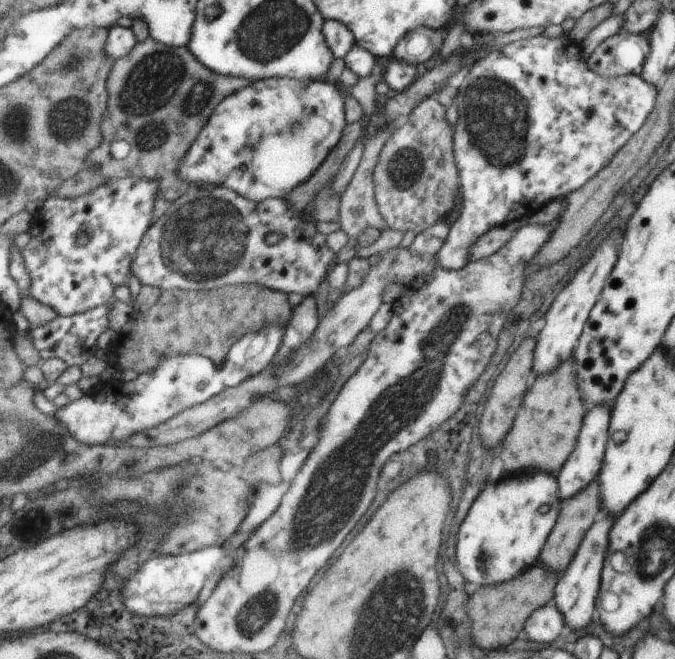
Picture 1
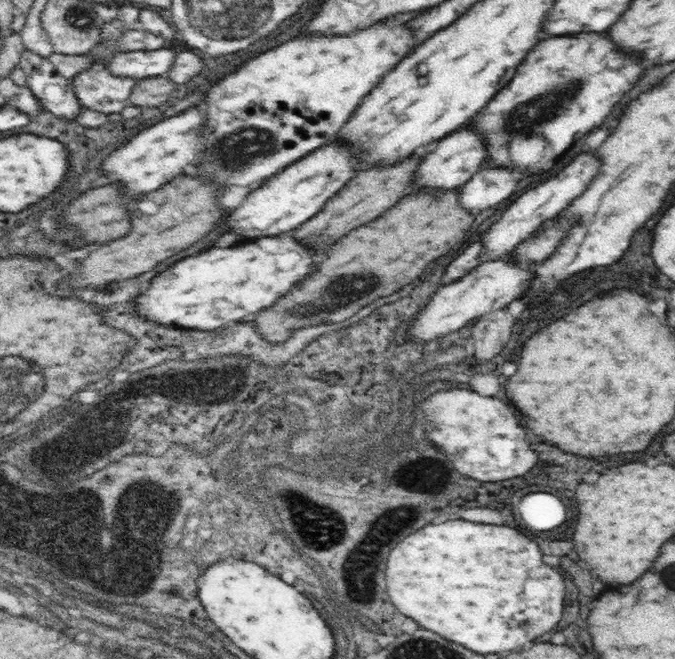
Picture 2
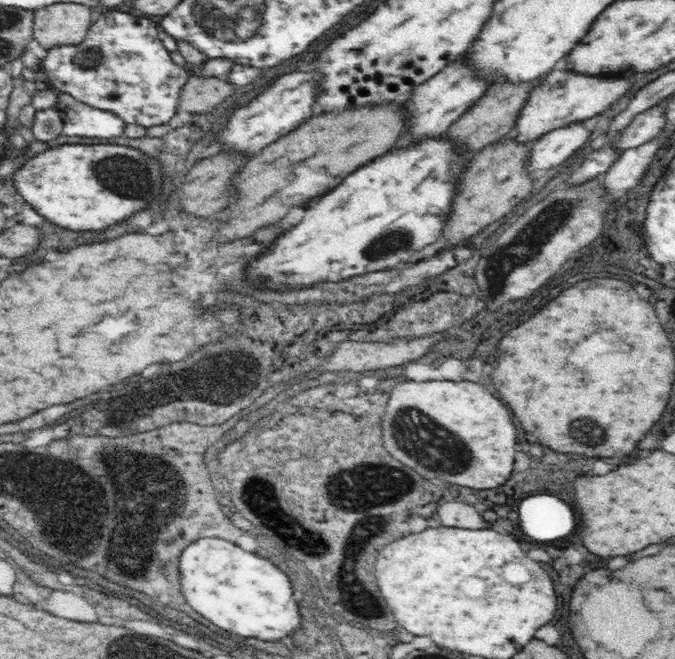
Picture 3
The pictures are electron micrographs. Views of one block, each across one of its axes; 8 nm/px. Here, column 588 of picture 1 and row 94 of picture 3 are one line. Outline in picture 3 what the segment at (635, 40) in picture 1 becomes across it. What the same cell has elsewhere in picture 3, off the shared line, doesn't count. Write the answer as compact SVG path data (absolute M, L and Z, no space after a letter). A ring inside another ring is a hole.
M58 93L58 102L53 106L62 118L63 134L66 136L84 136L84 138L113 138L123 134L126 123L113 112L92 108L70 95Z

